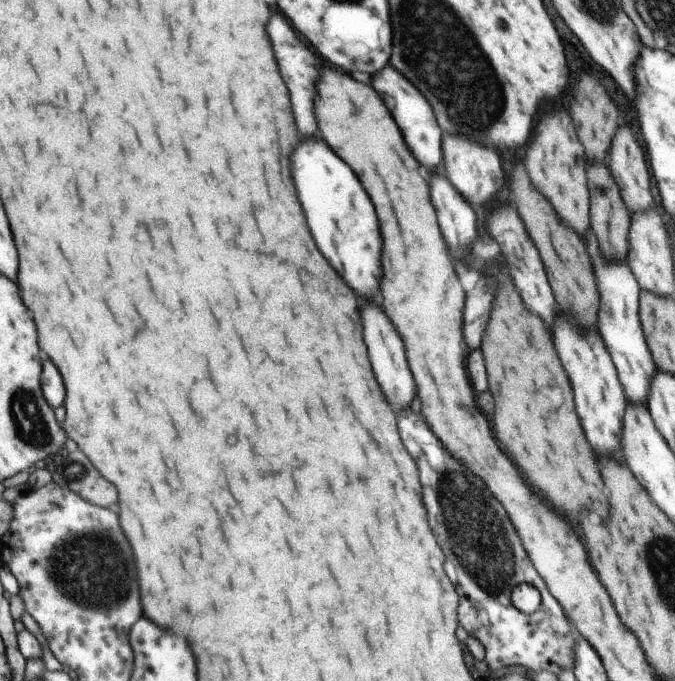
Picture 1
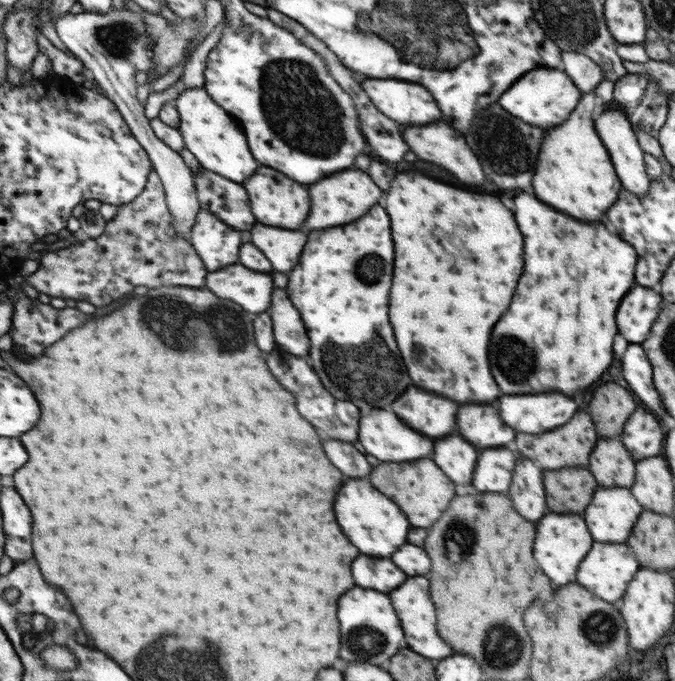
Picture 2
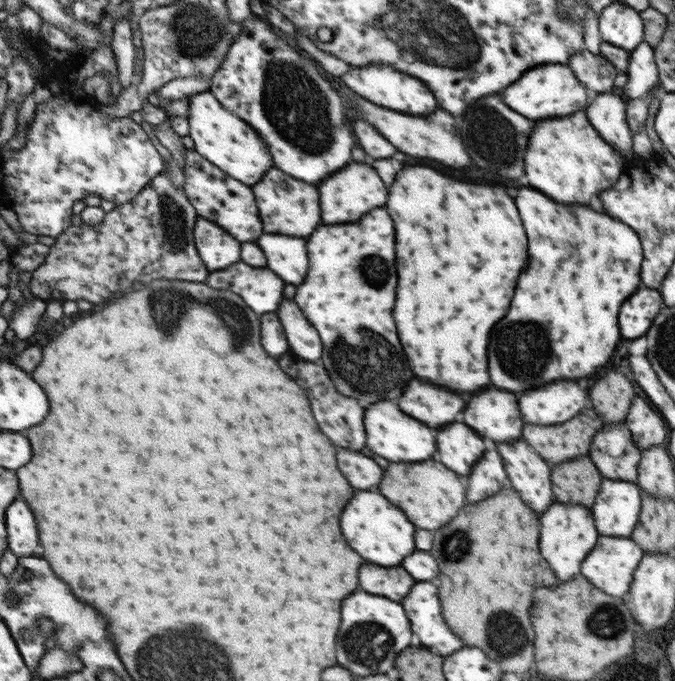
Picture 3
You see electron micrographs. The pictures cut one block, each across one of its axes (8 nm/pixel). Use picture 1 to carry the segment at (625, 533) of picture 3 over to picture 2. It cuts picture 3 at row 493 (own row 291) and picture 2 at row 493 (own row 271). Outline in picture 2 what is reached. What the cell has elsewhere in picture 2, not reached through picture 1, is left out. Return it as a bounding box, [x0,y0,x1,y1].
[581,487,641,544]

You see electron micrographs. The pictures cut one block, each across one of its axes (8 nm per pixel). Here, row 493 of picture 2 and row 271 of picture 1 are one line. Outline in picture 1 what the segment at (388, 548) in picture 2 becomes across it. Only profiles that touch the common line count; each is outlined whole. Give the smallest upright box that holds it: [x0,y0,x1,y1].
[291,138,379,298]

